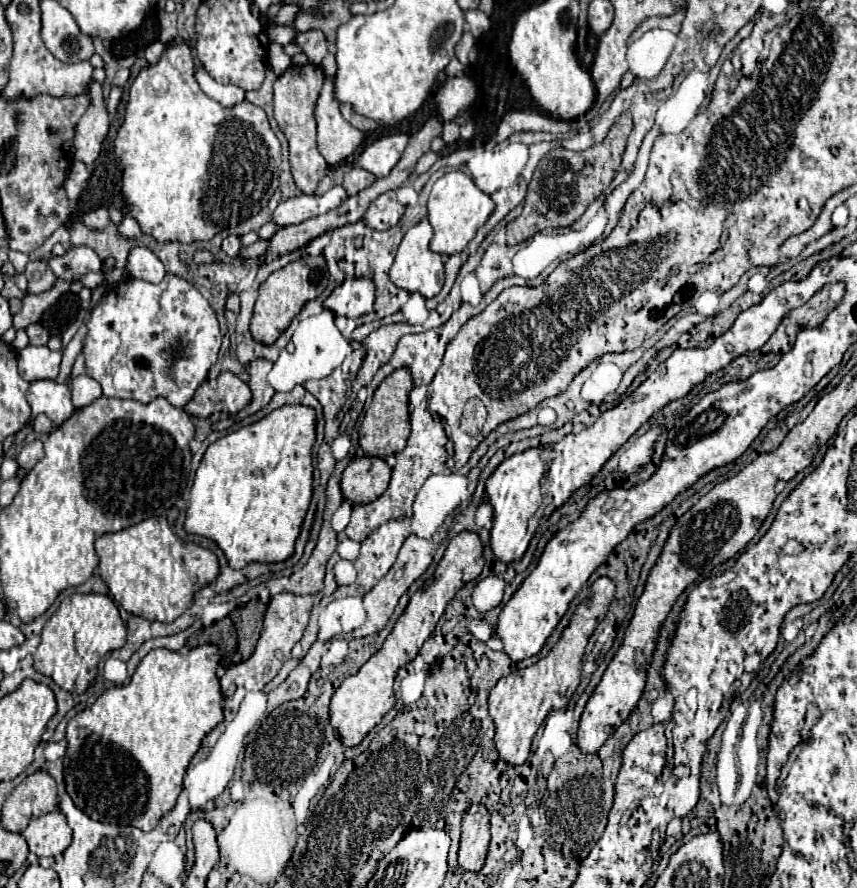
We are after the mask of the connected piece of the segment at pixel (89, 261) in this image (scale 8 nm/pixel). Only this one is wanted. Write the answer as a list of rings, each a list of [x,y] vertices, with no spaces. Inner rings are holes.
[[[74,247],[74,249],[68,249],[66,255],[50,259],[48,267],[60,279],[66,279],[68,283],[74,283],[74,281],[80,281],[90,271],[100,271],[102,269],[102,261],[92,249]]]

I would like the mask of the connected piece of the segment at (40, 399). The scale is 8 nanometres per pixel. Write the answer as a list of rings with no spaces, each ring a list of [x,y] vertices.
[[[32,381],[26,393],[26,399],[32,407],[32,415],[48,415],[52,423],[58,427],[74,413],[74,405],[70,401],[70,387],[58,381]]]

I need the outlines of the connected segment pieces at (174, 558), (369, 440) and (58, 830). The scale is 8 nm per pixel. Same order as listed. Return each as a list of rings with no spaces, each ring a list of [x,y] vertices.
[[[152,517],[118,533],[102,535],[94,549],[100,557],[100,577],[108,585],[110,595],[128,613],[150,621],[170,623],[180,617],[194,595],[218,575],[216,555],[178,539],[164,517]]]
[[[406,367],[388,375],[374,393],[372,405],[368,407],[364,421],[360,425],[360,447],[366,457],[388,459],[390,455],[404,449],[410,435],[410,415],[408,415],[408,395],[412,391],[412,377]]]
[[[52,811],[34,819],[22,833],[30,853],[36,857],[56,857],[66,851],[72,841],[72,831],[60,811]]]

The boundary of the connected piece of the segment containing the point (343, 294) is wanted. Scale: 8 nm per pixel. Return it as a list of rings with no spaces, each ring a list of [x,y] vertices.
[[[354,277],[346,279],[338,285],[330,297],[324,301],[324,307],[336,315],[344,317],[360,317],[374,309],[376,299],[376,285],[370,277]]]

